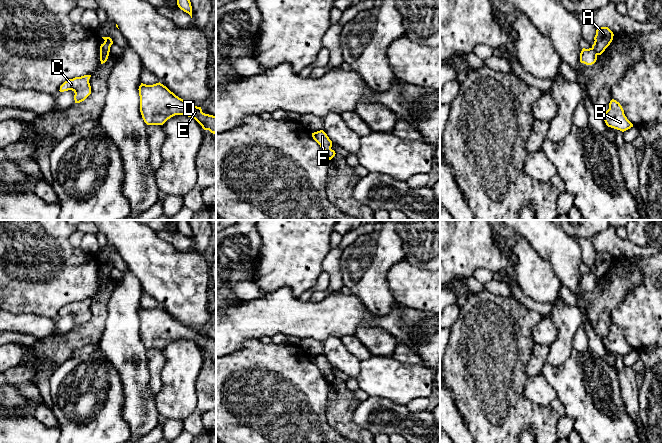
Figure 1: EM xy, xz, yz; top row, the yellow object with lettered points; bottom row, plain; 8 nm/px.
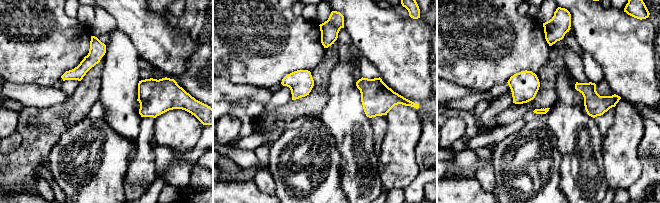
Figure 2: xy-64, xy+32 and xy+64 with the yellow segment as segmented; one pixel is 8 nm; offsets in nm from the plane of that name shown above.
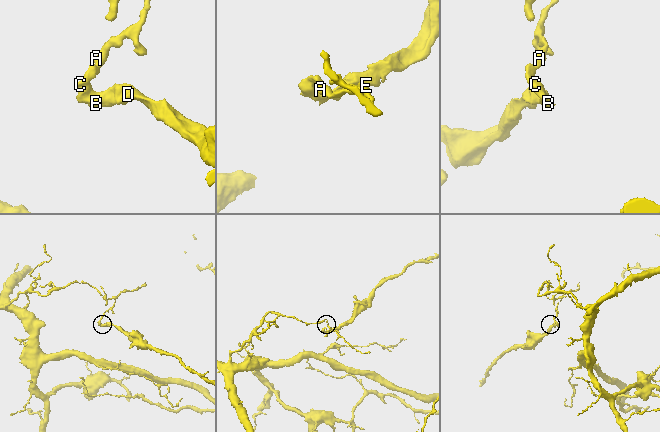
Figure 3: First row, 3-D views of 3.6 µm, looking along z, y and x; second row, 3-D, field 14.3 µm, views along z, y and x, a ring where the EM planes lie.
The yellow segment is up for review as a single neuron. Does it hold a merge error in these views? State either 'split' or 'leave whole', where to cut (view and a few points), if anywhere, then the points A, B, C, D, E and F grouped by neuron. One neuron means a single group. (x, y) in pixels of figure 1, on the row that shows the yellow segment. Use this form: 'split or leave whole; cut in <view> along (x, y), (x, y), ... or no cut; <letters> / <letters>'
split; cut in xy along (100, 47), (108, 54); A / B C D E F

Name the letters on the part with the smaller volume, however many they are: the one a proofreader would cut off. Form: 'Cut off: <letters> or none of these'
Cut off: B, C, D, E, F

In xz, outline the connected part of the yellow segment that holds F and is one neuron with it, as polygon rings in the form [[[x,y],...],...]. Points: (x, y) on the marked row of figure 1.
[[[323,130],[312,133],[312,137],[325,152],[331,149],[332,141]]]

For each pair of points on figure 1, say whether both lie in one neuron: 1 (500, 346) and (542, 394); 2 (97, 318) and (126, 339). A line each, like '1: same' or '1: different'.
1: different
2: different

